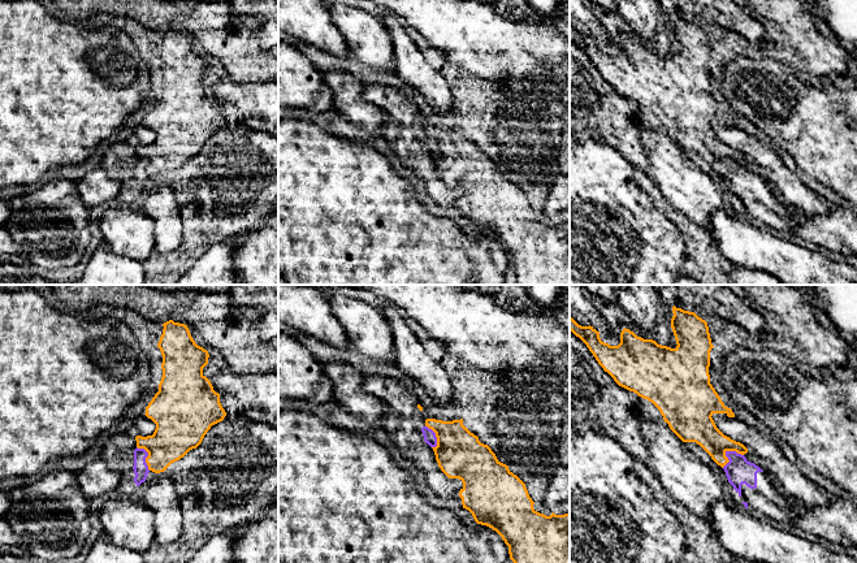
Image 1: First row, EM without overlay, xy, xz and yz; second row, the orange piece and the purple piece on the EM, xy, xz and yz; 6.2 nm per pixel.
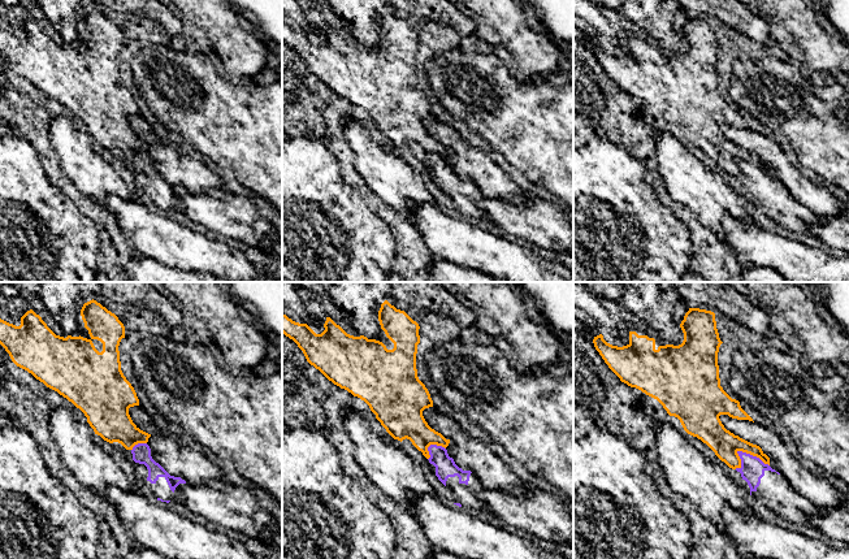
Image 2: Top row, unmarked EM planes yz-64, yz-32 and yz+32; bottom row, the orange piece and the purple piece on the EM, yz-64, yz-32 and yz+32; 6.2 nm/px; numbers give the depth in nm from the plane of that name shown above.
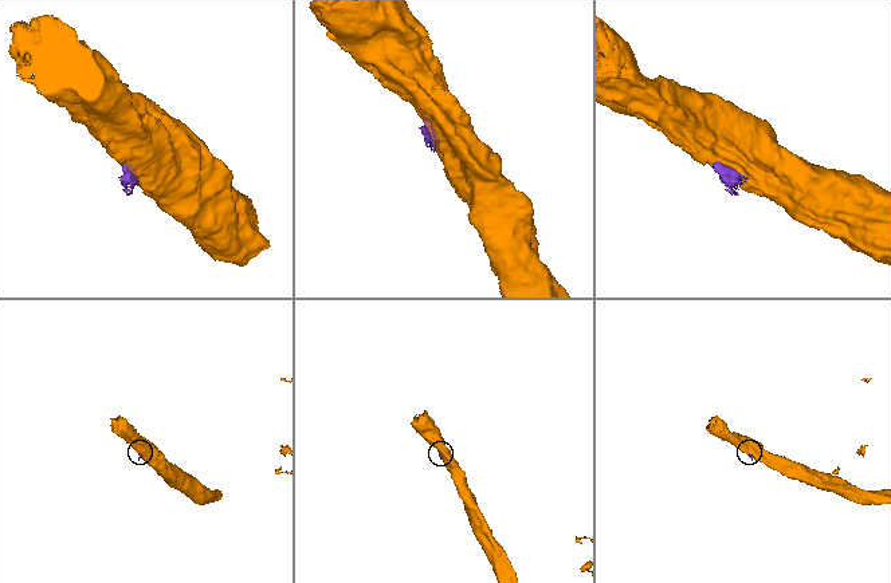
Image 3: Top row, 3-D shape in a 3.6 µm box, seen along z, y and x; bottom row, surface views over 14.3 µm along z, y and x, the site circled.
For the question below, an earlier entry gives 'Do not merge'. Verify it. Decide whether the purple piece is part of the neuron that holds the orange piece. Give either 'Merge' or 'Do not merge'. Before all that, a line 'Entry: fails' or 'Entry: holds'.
Entry: holds
Do not merge

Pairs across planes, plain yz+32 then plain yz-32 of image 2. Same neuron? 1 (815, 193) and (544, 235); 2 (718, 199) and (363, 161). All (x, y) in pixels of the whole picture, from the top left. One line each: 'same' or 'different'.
1: different
2: same

